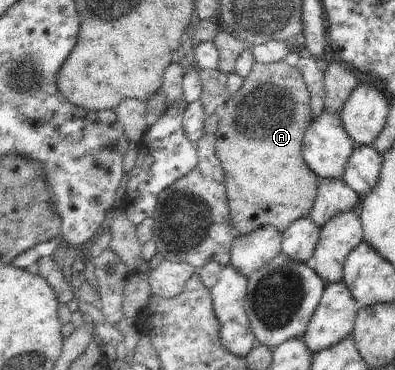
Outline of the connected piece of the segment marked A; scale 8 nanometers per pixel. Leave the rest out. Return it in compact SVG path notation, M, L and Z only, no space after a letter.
M281 59L274 63L257 63L253 65L251 72L244 78L241 88L231 95L224 104L226 111L219 121L219 126L215 131L215 150L217 158L221 161L225 171L225 186L228 205L230 208L231 224L235 236L243 236L255 232L258 228L265 225L271 225L282 235L296 220L303 217L309 217L316 199L316 192L320 184L320 178L305 164L302 155L302 140L307 128L312 123L310 109L310 90L307 88L301 71L294 65L291 59Z

